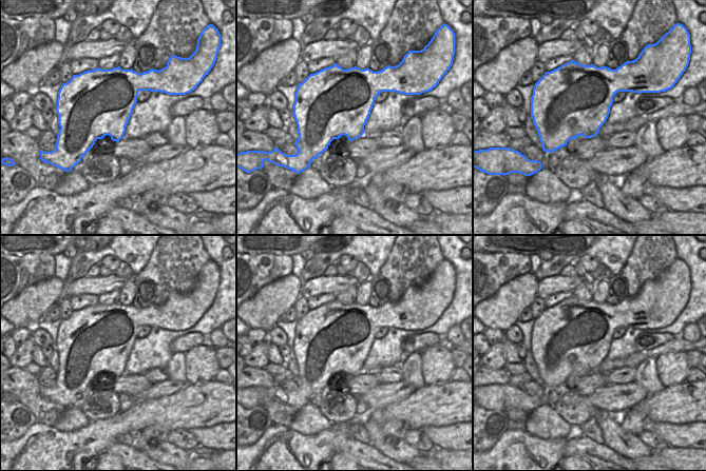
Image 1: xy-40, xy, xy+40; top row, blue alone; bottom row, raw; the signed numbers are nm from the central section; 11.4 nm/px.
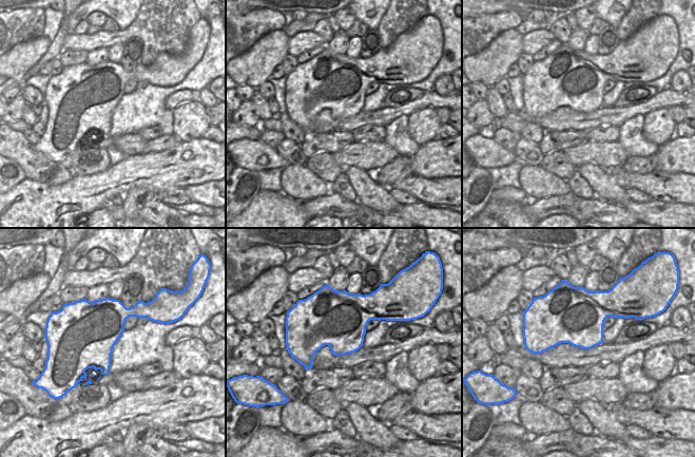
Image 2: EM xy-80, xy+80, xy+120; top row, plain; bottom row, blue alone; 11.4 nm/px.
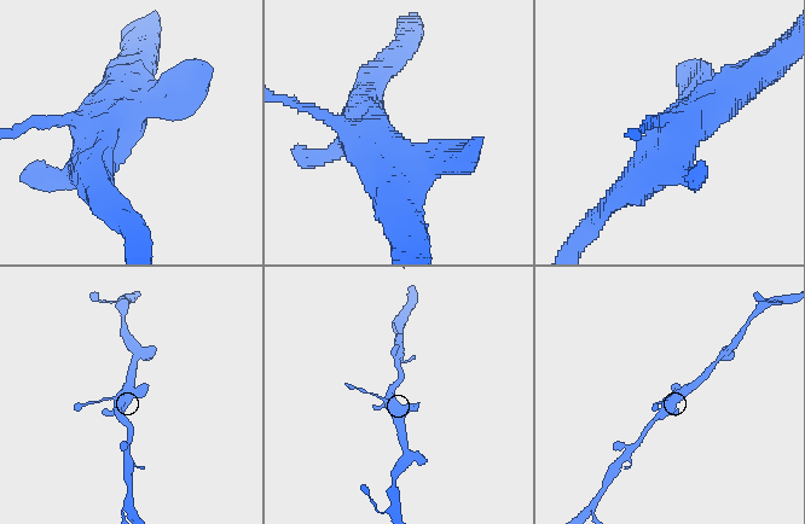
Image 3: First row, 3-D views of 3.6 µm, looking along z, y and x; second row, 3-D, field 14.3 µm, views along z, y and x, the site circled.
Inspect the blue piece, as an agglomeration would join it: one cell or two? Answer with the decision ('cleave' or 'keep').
keep

